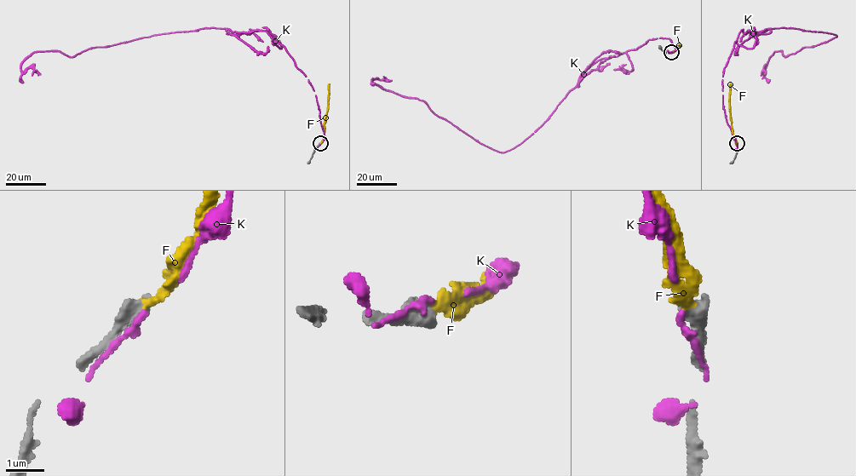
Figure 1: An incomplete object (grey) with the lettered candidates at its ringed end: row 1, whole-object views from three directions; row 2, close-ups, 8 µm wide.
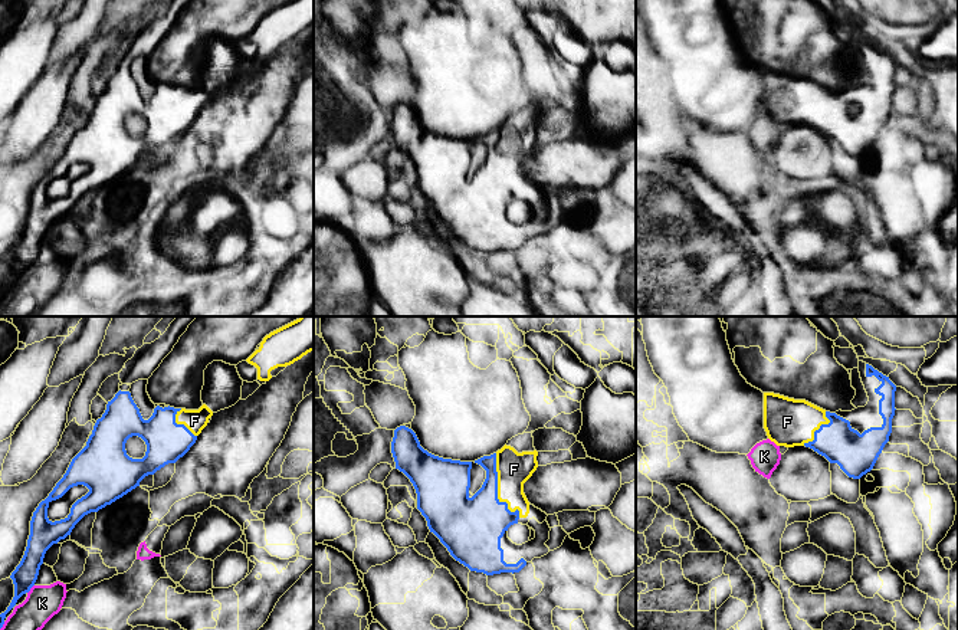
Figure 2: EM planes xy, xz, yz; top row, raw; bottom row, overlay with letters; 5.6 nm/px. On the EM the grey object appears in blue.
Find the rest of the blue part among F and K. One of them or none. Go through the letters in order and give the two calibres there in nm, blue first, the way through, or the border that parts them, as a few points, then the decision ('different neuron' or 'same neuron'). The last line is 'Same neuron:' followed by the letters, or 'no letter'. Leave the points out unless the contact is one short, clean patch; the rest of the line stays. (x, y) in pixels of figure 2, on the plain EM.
F: 340/190 nm | same neuron
K: 140/190 nm | along xy (33, 262), (28, 271) | different neuron
Same neuron: F

